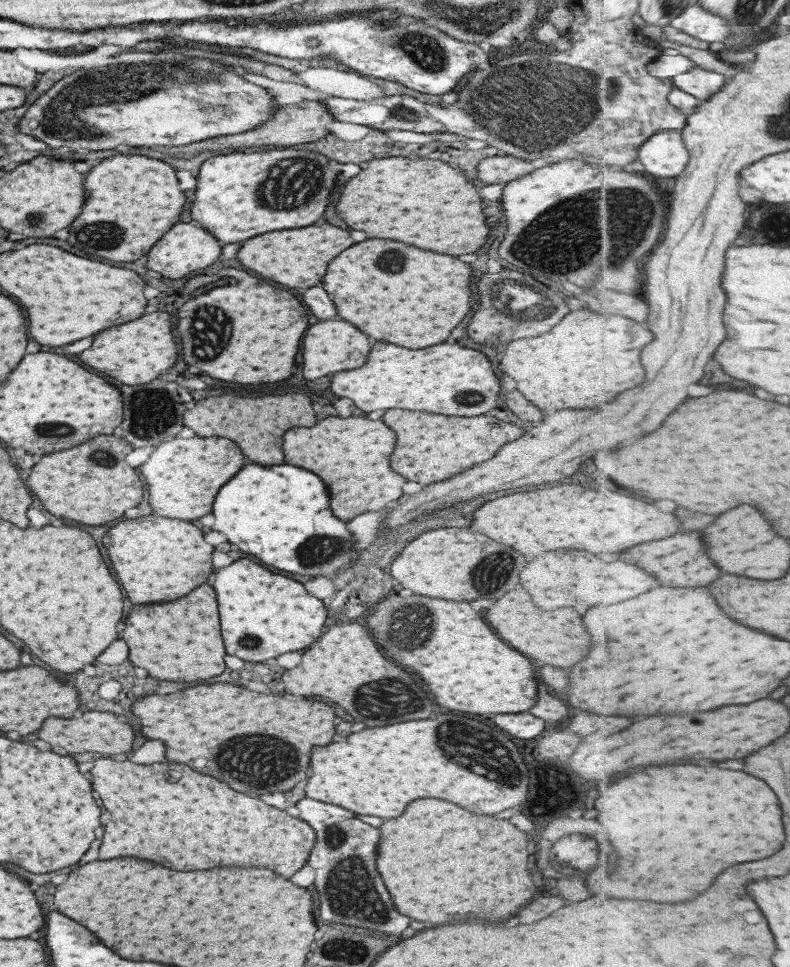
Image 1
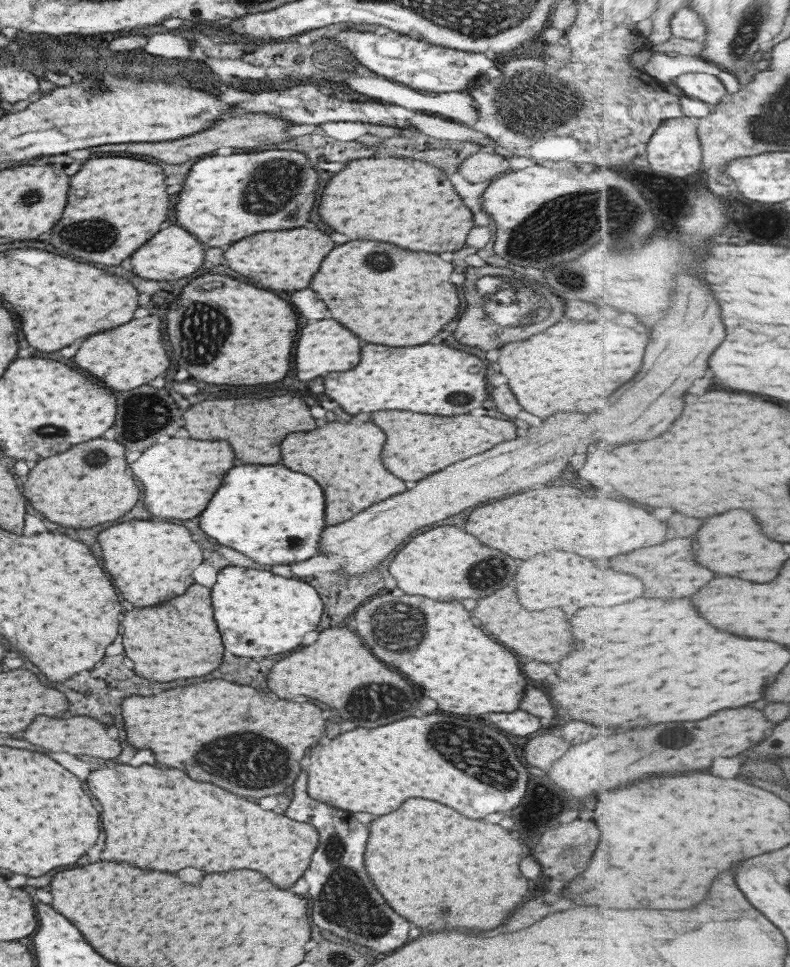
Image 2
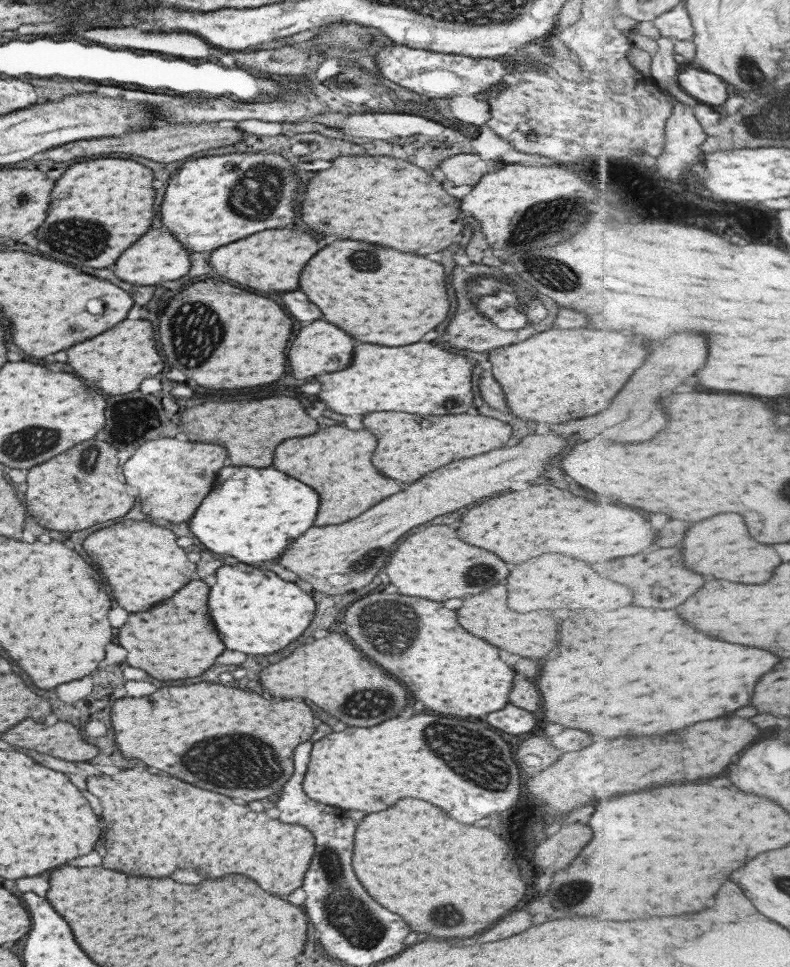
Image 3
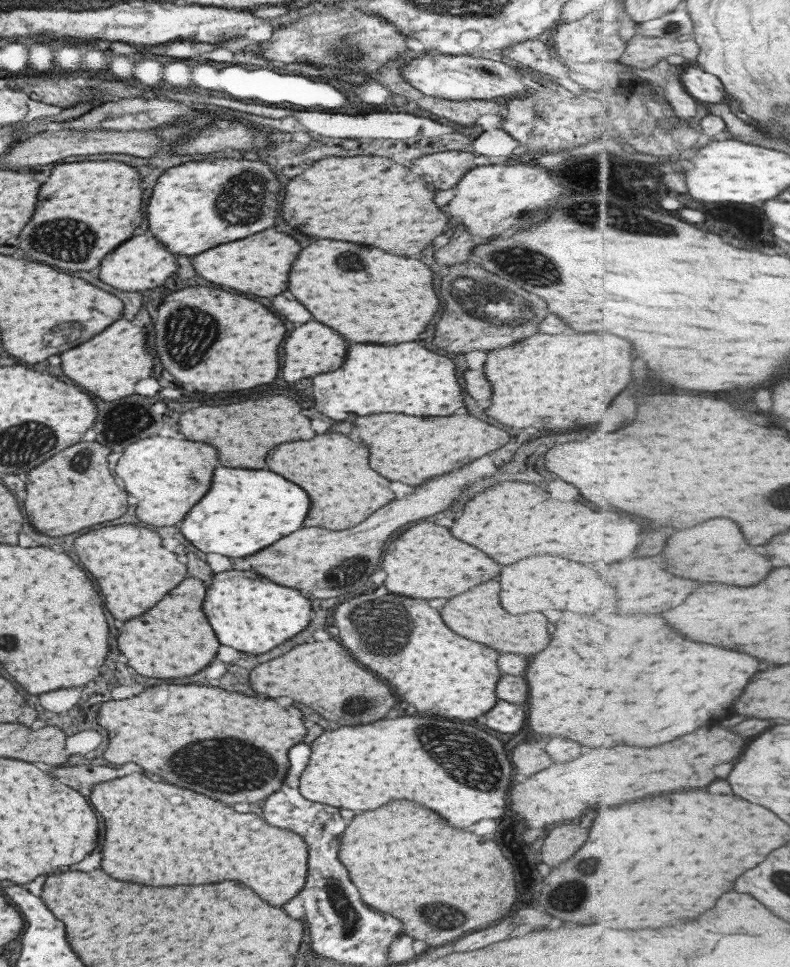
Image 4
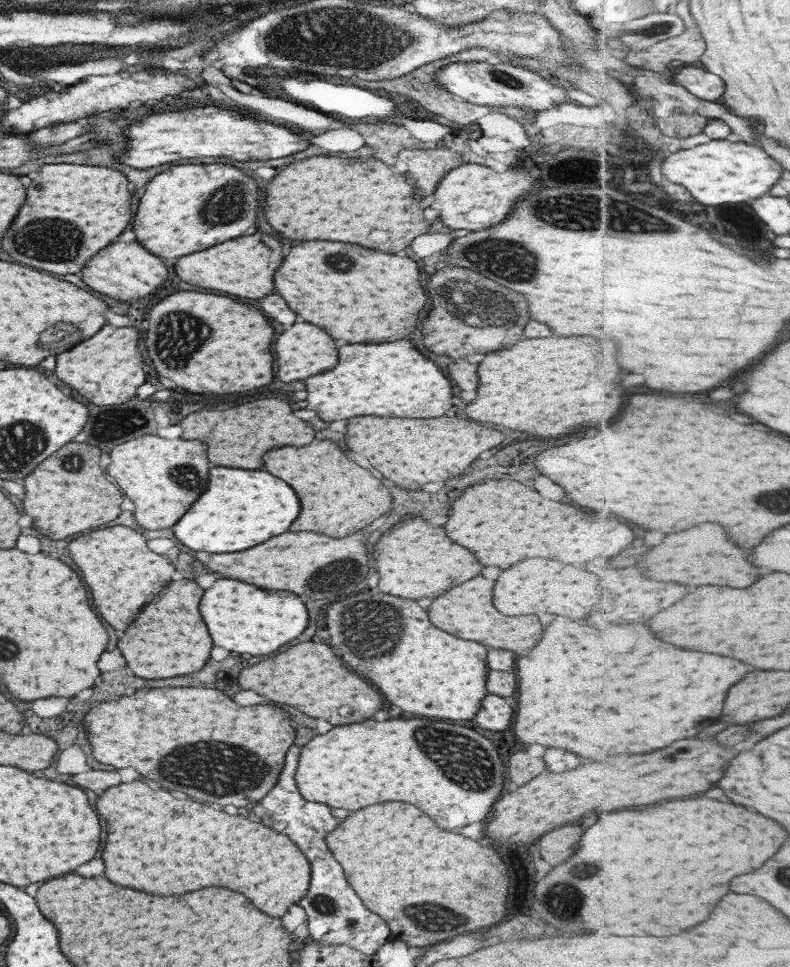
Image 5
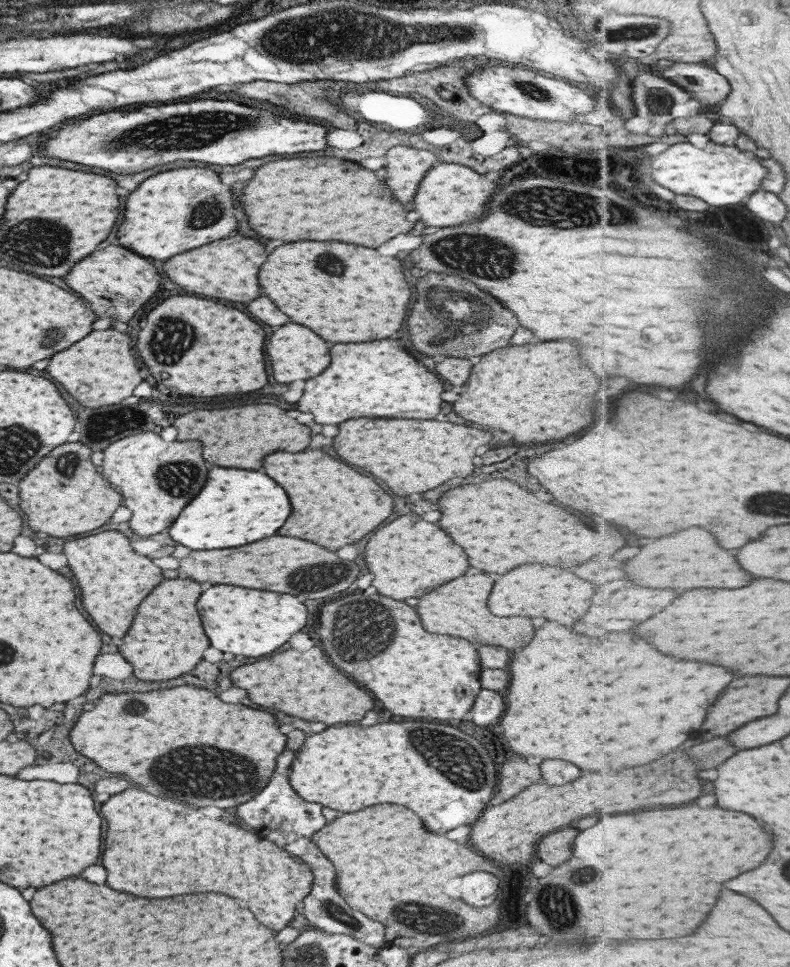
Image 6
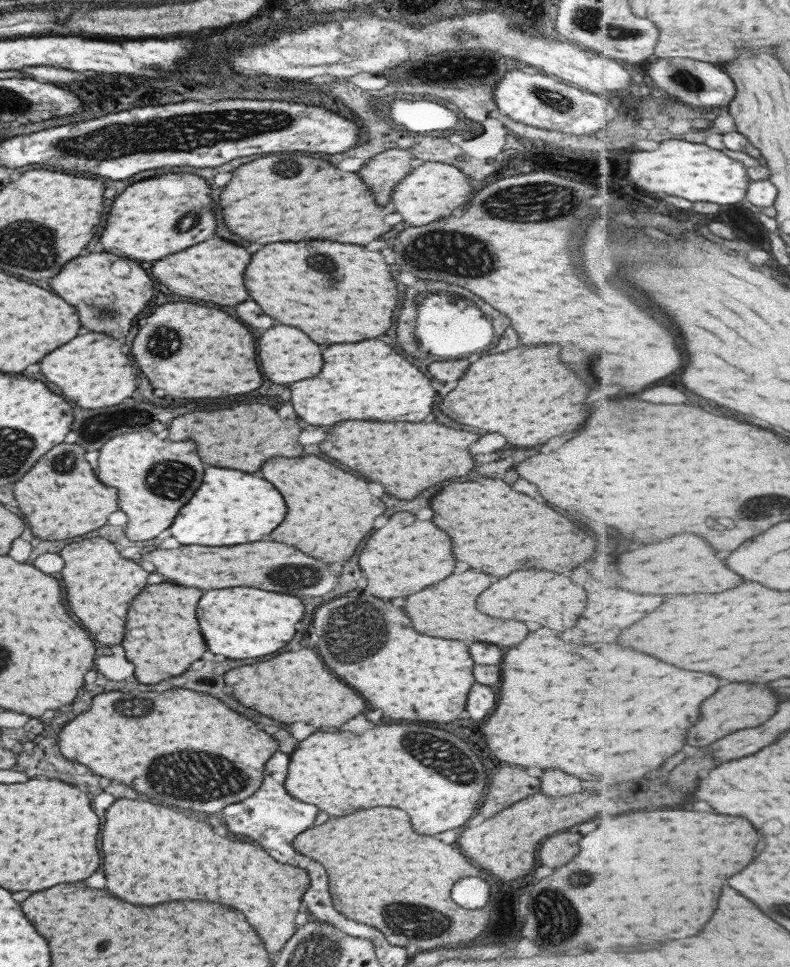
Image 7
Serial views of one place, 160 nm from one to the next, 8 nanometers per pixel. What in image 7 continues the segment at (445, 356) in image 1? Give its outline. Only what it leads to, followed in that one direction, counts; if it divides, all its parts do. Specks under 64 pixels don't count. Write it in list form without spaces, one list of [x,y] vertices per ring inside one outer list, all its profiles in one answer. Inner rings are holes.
[[[377,340],[325,348],[321,372],[289,388],[293,412],[311,426],[331,426],[341,420],[421,422],[431,412],[435,400],[429,380],[387,344]]]

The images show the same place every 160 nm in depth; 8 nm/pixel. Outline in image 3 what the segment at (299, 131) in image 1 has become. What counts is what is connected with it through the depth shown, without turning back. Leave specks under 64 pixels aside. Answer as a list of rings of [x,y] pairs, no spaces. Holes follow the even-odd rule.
[[[169,124],[169,126],[161,126],[161,128],[151,128],[151,130],[143,130],[143,132],[131,132],[131,134],[123,134],[119,138],[91,138],[91,140],[83,140],[83,142],[67,142],[66,145],[59,145],[44,150],[43,156],[46,160],[53,162],[65,162],[71,158],[79,158],[79,156],[93,156],[93,154],[133,154],[133,156],[141,156],[153,162],[175,162],[181,160],[185,156],[191,156],[195,152],[201,150],[209,150],[209,148],[217,148],[217,146],[225,146],[225,144],[233,144],[237,140],[241,140],[241,132],[237,130],[235,124],[227,124],[225,126],[217,124]]]

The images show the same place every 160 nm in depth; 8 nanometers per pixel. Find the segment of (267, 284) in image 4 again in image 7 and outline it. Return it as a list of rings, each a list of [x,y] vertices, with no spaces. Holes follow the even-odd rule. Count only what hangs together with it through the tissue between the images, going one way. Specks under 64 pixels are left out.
[[[213,238],[153,262],[151,276],[177,296],[205,300],[219,306],[235,306],[237,302],[249,298],[243,288],[243,276],[241,276],[247,262],[249,262],[249,254],[245,252],[245,248]]]

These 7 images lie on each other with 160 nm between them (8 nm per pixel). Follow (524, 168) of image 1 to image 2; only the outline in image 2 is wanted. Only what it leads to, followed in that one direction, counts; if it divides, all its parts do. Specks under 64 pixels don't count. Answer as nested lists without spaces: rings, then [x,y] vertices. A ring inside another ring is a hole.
[[[477,151],[471,156],[467,156],[459,168],[457,174],[463,176],[467,182],[477,184],[477,182],[485,182],[491,178],[497,178],[505,172],[511,171],[509,168],[509,161],[505,160],[507,156],[503,153],[483,153]],[[499,154],[499,156],[497,156]]]

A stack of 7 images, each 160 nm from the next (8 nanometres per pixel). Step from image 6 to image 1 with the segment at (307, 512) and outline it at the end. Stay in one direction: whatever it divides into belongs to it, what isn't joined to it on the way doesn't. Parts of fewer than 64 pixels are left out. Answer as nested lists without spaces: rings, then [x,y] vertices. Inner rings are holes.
[[[333,416],[333,418],[325,418],[325,420],[317,422],[311,428],[287,430],[283,436],[283,454],[285,454],[283,462],[291,462],[291,466],[299,466],[303,470],[311,470],[313,474],[317,474],[331,494],[329,508],[335,514],[335,518],[351,520],[353,516],[357,516],[361,512],[381,510],[403,495],[401,486],[405,480],[389,468],[389,454],[393,452],[393,446],[395,446],[395,434],[379,420],[353,418],[353,416],[351,418],[335,418]]]

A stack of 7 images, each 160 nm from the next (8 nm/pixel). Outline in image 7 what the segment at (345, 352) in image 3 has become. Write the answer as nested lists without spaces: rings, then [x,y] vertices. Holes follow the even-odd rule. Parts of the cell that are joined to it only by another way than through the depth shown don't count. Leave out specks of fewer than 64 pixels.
[[[273,326],[265,330],[257,340],[257,356],[261,364],[261,372],[273,382],[273,384],[291,384],[303,378],[311,378],[321,368],[321,350],[315,342],[311,342],[301,330],[295,330],[293,326]]]

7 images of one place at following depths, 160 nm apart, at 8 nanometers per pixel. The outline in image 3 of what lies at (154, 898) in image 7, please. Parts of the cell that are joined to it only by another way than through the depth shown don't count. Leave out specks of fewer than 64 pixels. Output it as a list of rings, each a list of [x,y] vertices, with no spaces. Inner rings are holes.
[[[137,766],[115,776],[89,776],[87,792],[91,792],[103,808],[101,816],[107,828],[103,834],[105,856],[101,866],[109,870],[153,878],[165,878],[175,870],[189,866],[197,868],[205,878],[219,878],[223,874],[235,872],[253,878],[269,894],[283,896],[301,886],[303,872],[306,872],[312,858],[314,838],[304,826],[279,822],[263,812],[249,812],[247,806],[233,804],[231,798],[193,788],[171,776],[149,774]]]

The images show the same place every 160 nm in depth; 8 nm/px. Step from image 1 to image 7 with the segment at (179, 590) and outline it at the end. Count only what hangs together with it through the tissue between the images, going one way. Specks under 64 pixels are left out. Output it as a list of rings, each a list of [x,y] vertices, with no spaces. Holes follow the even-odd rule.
[[[99,537],[67,544],[59,551],[59,556],[63,558],[61,582],[67,606],[81,626],[103,646],[121,644],[129,602],[141,592],[147,580],[147,572],[139,568],[137,560],[131,562],[121,557],[118,548],[116,544]]]

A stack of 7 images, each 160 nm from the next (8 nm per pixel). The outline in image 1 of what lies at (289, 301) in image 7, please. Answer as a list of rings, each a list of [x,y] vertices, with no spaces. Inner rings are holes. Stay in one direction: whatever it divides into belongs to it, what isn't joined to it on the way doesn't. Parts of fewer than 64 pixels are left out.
[[[365,240],[339,252],[329,264],[323,276],[323,290],[331,296],[337,316],[351,322],[355,328],[363,330],[367,338],[375,342],[391,342],[403,348],[423,348],[443,342],[449,332],[461,322],[461,318],[471,308],[471,288],[469,288],[469,266],[445,256],[433,254],[429,250],[419,250],[415,246],[405,246],[403,242],[389,240]]]

